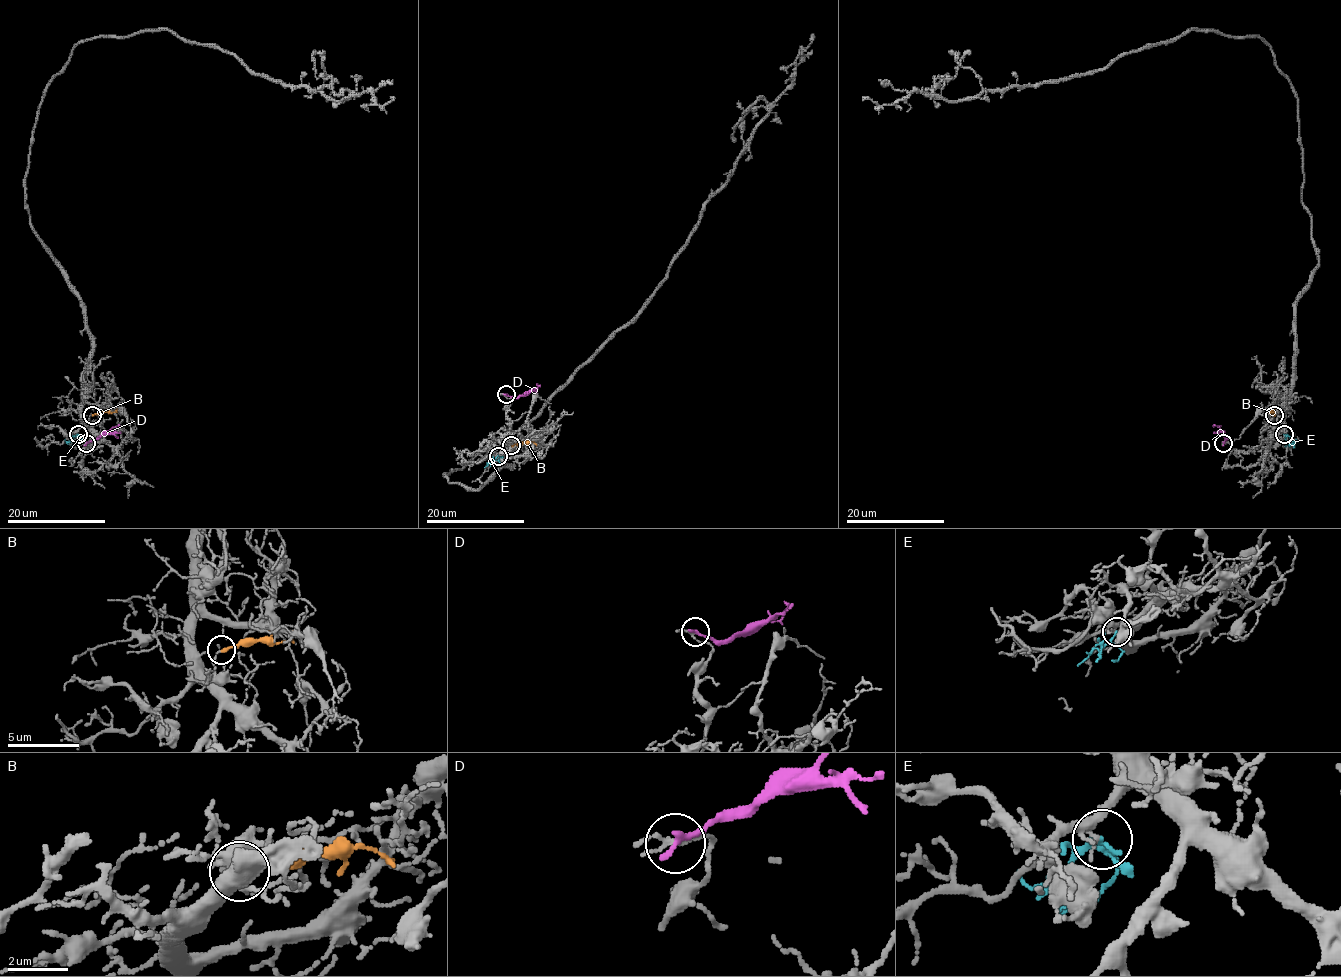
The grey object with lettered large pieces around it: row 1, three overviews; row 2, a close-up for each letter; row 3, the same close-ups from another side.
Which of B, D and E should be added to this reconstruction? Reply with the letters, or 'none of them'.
none of them

